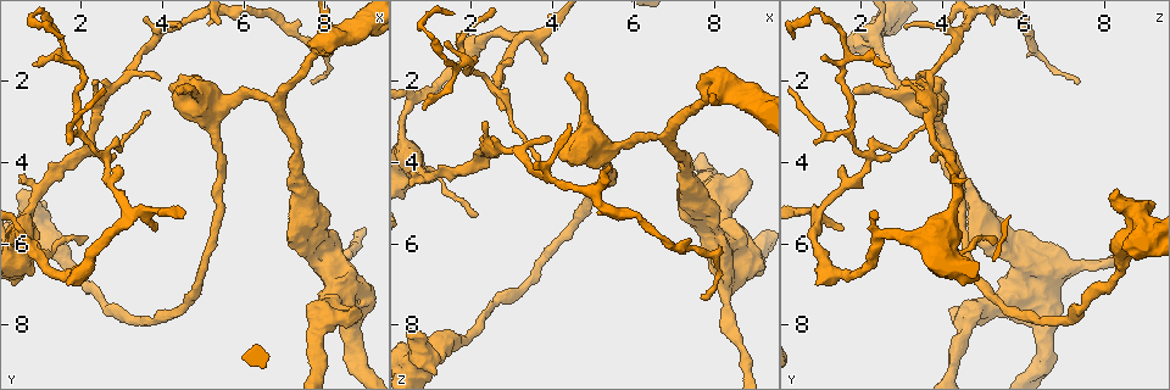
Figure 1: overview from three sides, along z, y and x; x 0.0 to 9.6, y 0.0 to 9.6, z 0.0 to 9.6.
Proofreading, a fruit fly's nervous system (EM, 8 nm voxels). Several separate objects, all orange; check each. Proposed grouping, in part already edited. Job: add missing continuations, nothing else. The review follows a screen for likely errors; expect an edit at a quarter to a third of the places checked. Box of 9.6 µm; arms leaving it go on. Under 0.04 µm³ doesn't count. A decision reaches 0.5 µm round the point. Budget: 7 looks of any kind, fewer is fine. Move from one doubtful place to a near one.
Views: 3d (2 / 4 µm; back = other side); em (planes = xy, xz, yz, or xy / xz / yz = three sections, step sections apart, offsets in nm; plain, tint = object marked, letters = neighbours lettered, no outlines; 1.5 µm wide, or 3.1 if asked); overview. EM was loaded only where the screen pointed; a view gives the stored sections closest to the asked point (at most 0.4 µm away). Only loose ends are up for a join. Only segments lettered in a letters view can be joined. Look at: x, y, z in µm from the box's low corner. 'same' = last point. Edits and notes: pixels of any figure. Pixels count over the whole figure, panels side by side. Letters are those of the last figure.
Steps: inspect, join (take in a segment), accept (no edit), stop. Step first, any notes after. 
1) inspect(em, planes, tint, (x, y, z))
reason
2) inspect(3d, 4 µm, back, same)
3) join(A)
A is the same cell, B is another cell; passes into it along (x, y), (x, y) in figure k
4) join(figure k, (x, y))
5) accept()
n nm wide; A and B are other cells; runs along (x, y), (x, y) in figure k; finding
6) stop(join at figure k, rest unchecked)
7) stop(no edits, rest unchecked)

inspect(3d, 4 µm, (2.85, 4.15, 1.55))
thin end

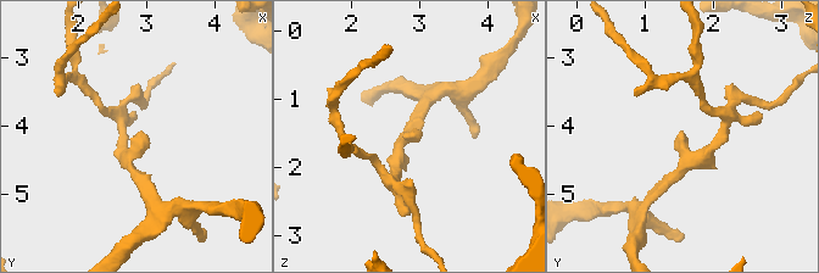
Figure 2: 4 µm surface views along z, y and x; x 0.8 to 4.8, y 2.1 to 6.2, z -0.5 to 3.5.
inspect(em, xy, step 4, tint, (2.85, 4.15, 1.55))
now the EM

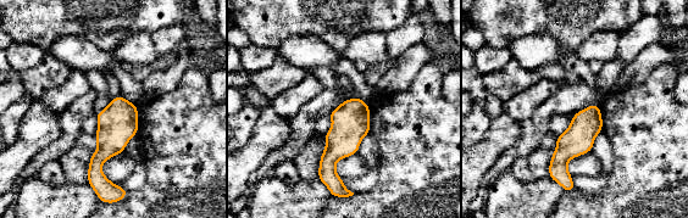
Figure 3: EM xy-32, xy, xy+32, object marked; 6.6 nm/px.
inspect(em, planes, letters, same)
cut it another way

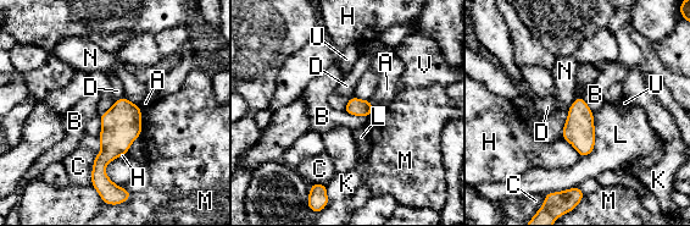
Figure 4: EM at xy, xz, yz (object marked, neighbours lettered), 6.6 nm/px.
accept()
120 nm wide; A, B, C, D, H, K, L, M, N, U and V are other cells; border along (341, 111), (349, 115), (367, 117) in figure 4; no lettered segment goes on from it

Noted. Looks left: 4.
inspect(em, planes, tint, (4.40, 2.20, 1.80))
free end

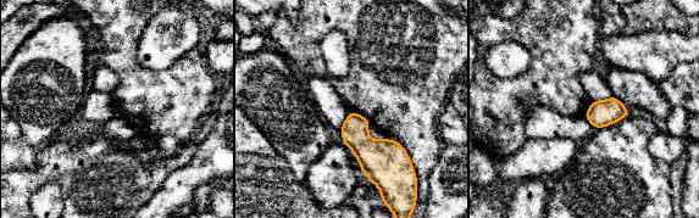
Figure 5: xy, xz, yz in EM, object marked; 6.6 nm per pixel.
inspect(em, planes, letters, same)

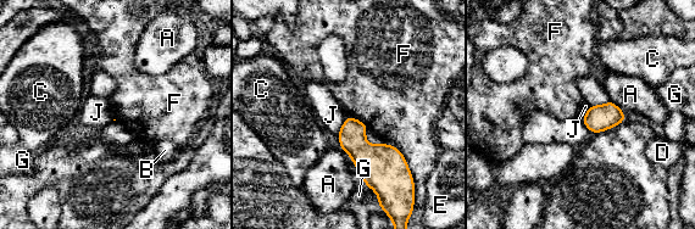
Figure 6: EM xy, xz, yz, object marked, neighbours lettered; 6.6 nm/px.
accept()
A, B, C, D, E, F, G and J are other cells; no lettered segment goes on from it

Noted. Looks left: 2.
inspect(em, planes, tint, (1.35, 1.40, 1.05))
an open end

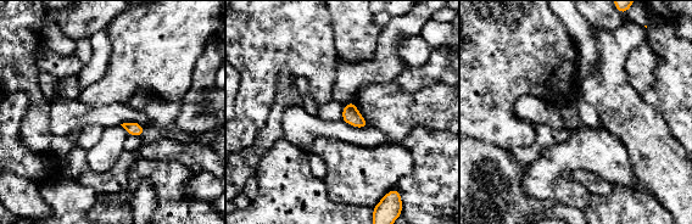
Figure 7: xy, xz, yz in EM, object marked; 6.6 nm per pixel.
inspect(em, planes, letters, same)
what lies round it

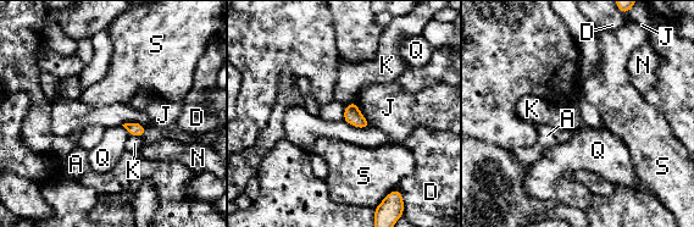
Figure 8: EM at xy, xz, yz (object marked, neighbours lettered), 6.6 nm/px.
accept()
J touches over 200 nm; A, D, J, K, N, Q and S are other cells; border along (129, 134), (142, 138) in figure 8; no lettered segment goes on from it

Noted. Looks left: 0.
stop(no edits, rest unchecked)

